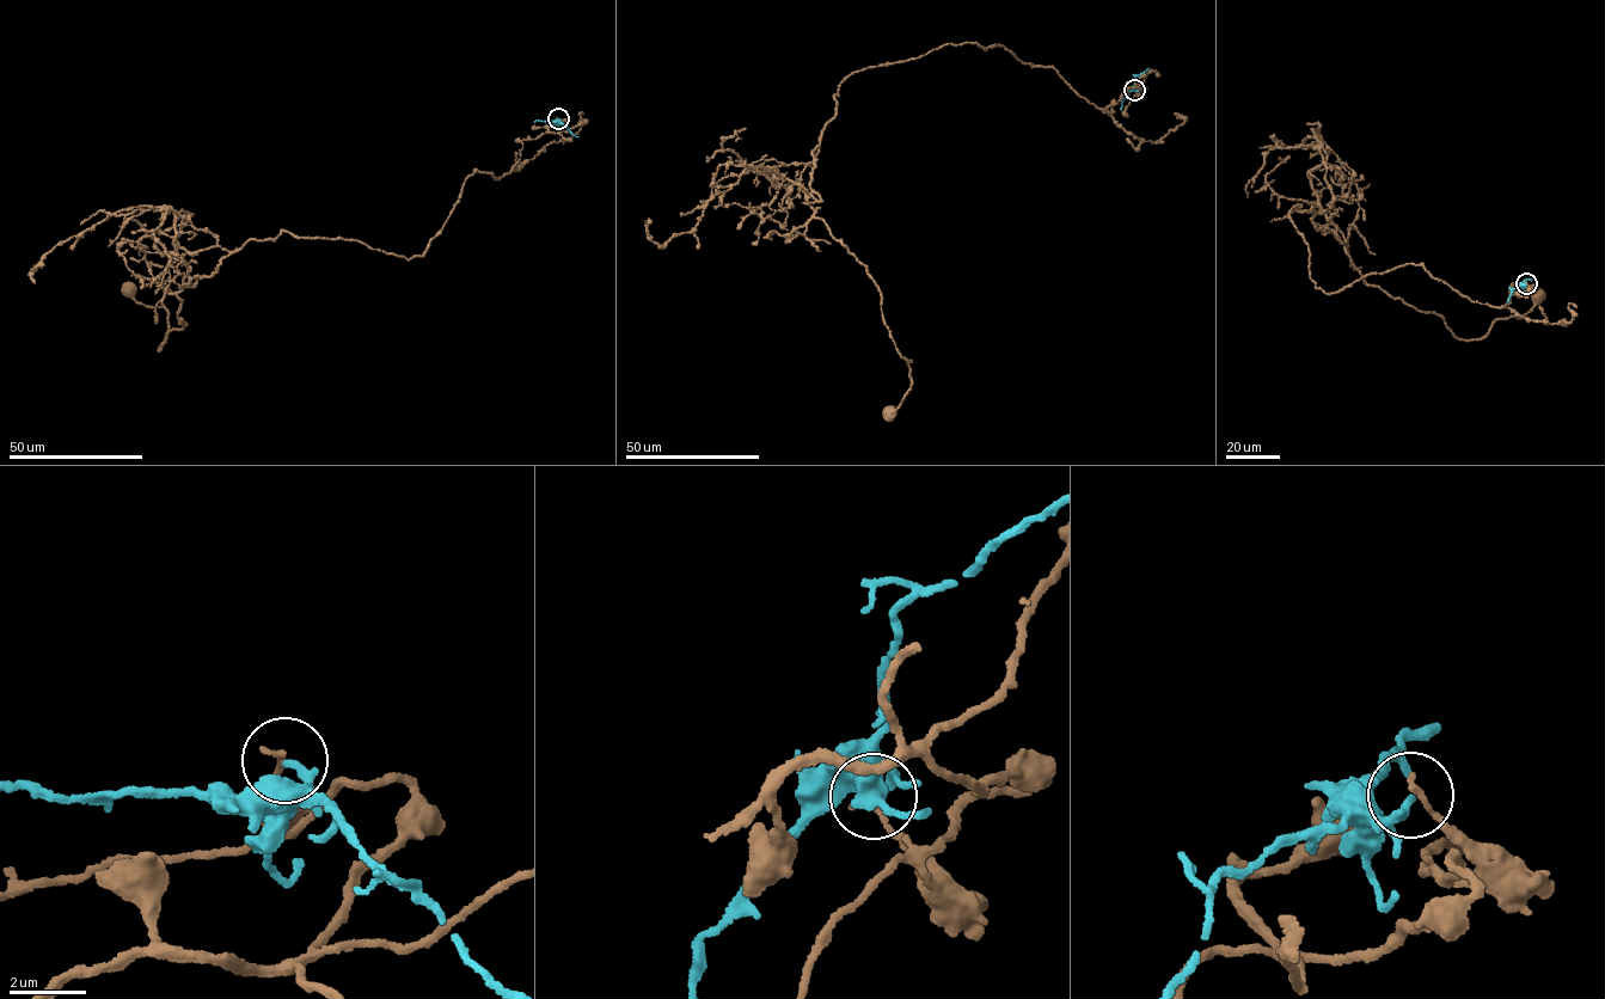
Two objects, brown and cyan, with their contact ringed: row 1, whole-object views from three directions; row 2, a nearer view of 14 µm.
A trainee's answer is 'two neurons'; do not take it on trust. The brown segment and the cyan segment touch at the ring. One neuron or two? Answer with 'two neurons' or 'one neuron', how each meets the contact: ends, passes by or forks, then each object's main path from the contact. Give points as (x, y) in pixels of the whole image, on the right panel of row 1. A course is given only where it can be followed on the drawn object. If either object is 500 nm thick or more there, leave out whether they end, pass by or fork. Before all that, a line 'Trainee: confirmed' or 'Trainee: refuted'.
Trainee: confirmed
two neurons | brown ends | cyan passes by | brown via (1526, 283), (1494, 307), (1407, 263), (1327, 293), (1288, 214), (1312, 206), (1364, 281), (1457, 338), (1538, 296) | cyan via (1526, 283), (1513, 288), (1507, 302)

